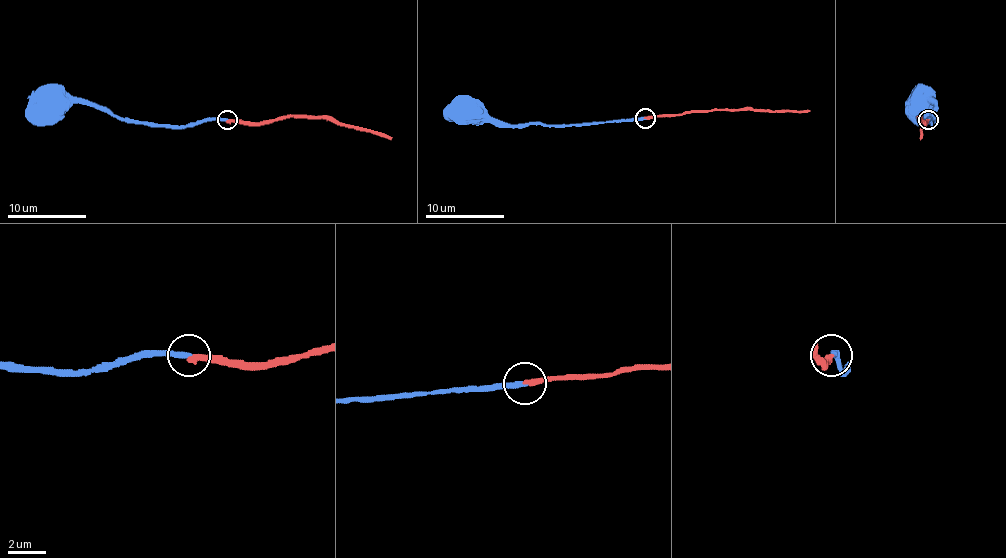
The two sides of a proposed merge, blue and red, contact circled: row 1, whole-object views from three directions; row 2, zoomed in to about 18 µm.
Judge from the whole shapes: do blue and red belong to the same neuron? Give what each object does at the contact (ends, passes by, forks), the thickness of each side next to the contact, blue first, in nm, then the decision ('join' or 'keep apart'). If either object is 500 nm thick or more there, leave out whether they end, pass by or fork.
blue ends | red ends | 300/300 nm | join

